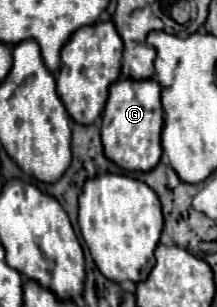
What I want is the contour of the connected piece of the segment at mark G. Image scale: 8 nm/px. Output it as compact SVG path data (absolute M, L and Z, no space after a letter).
M119 79L109 87L109 99L103 109L101 141L105 155L127 171L149 171L161 159L161 85L155 79Z

